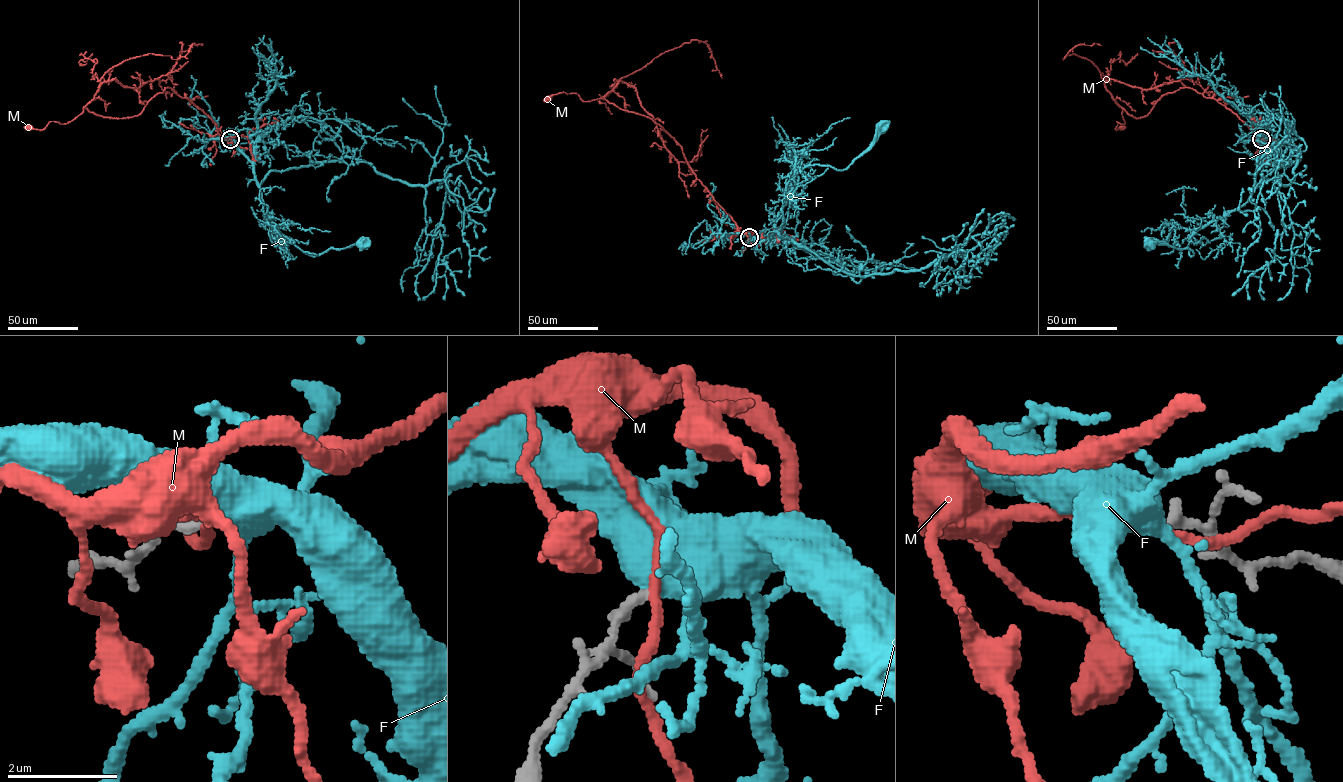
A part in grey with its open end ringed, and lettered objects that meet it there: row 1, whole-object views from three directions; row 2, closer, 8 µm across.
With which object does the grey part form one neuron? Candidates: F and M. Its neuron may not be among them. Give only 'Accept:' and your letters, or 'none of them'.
Accept: F

